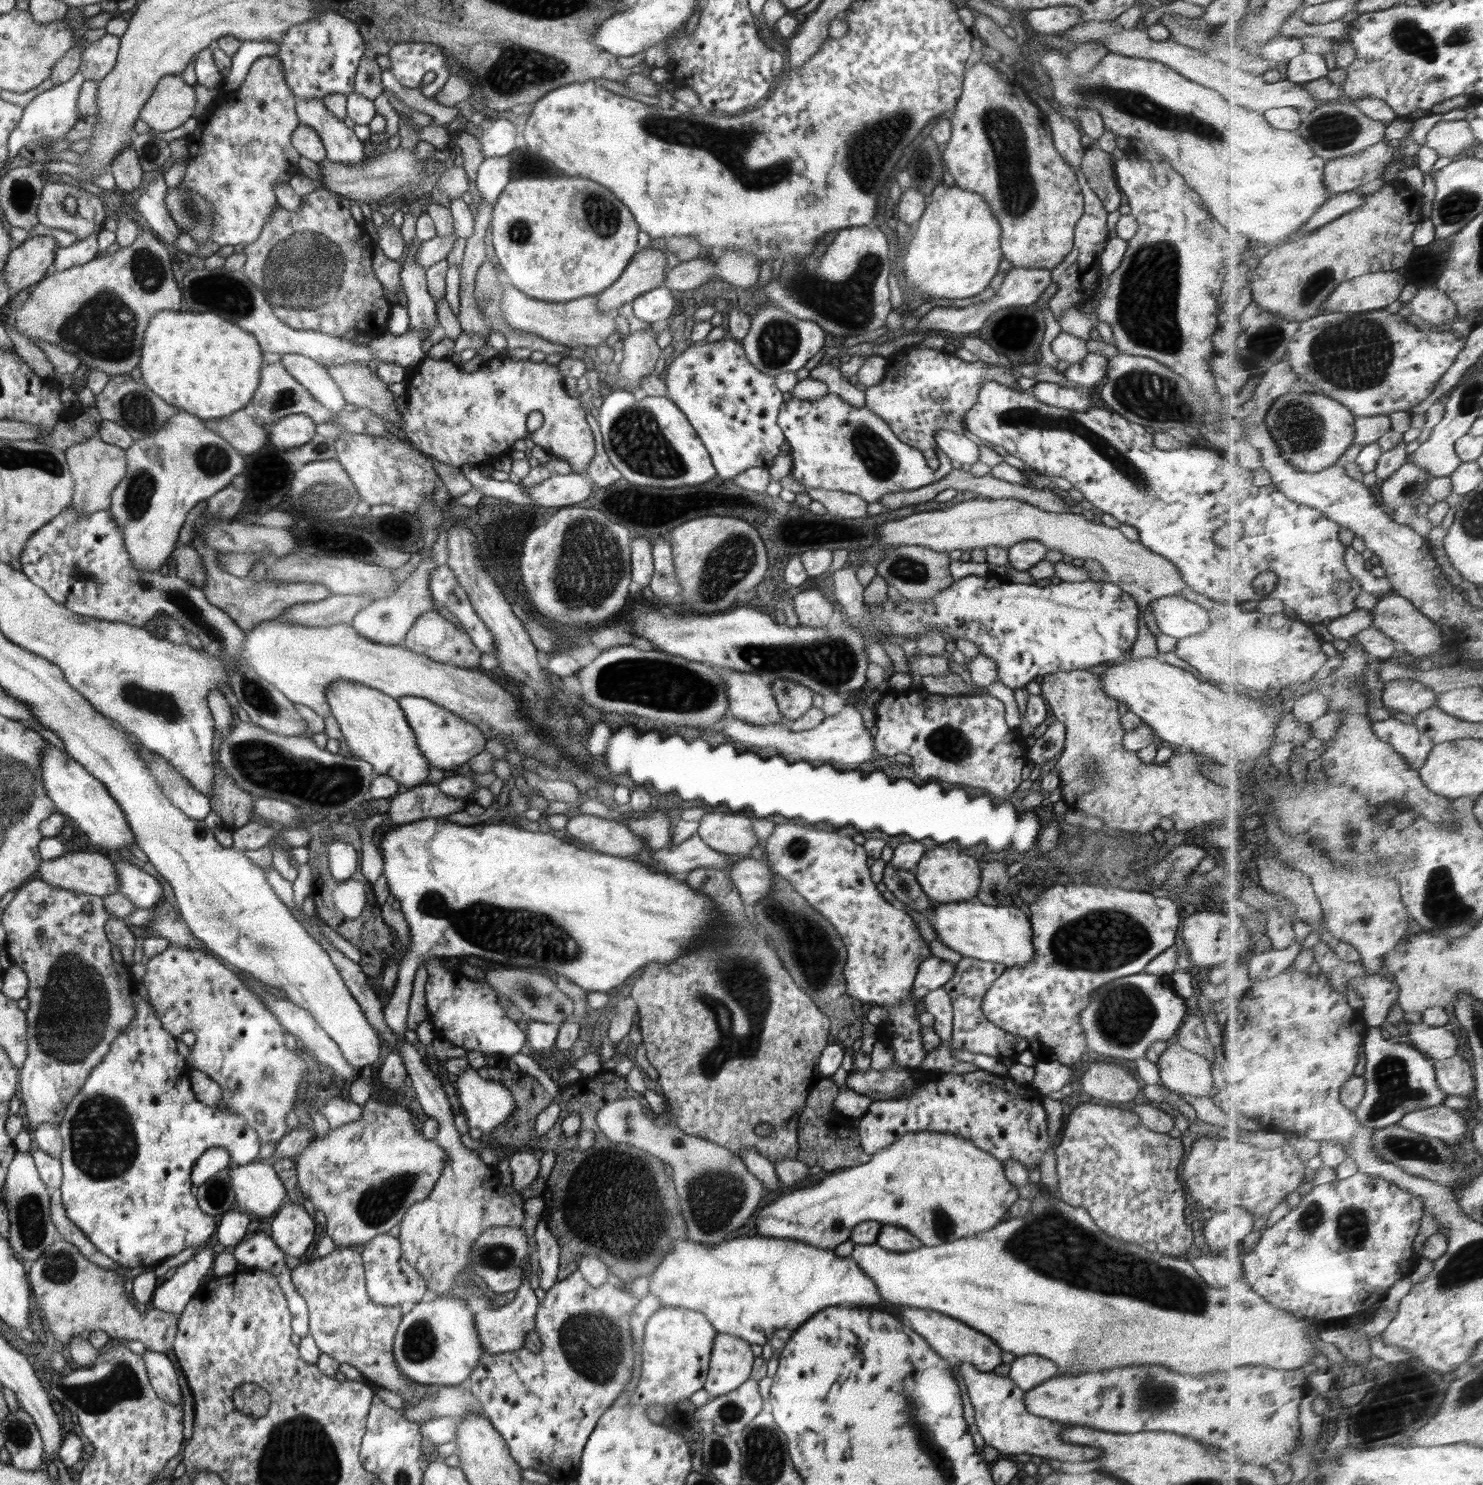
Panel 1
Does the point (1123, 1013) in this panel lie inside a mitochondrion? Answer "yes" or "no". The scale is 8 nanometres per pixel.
yes

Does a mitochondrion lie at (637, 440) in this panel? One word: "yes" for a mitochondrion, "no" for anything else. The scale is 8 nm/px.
yes

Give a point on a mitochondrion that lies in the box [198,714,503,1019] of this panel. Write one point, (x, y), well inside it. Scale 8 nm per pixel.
(267, 765)

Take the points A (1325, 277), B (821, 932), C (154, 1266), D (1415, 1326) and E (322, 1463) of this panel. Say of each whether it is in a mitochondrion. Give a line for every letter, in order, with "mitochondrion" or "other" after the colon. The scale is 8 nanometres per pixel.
A: mitochondrion
B: other
C: other
D: other
E: mitochondrion

